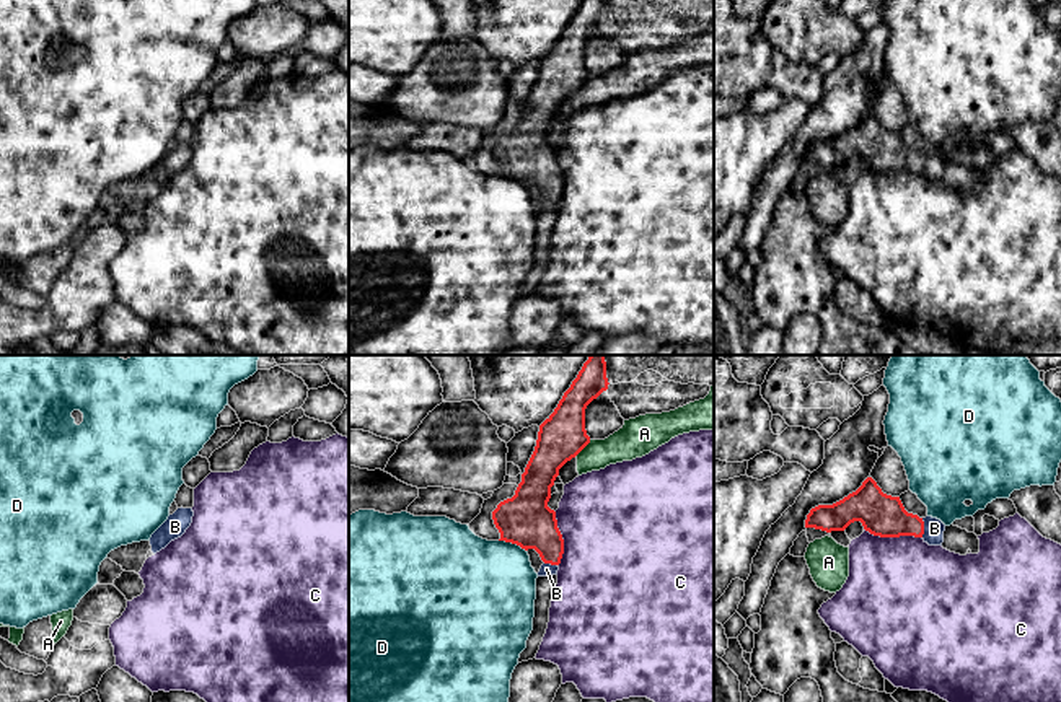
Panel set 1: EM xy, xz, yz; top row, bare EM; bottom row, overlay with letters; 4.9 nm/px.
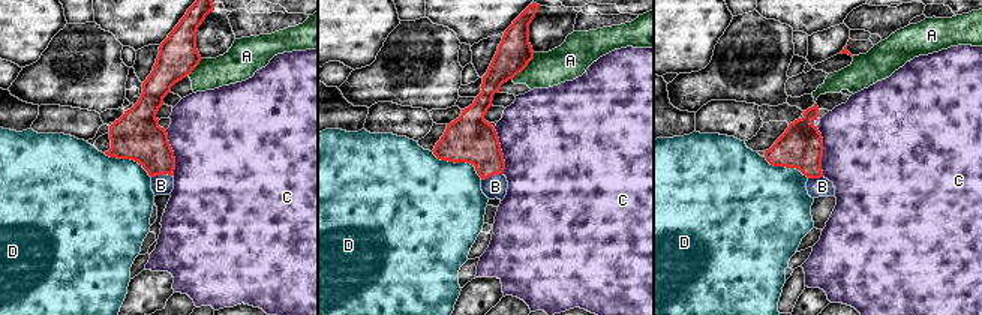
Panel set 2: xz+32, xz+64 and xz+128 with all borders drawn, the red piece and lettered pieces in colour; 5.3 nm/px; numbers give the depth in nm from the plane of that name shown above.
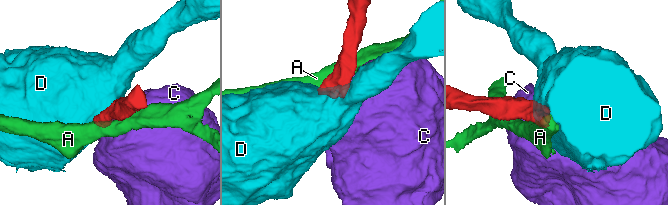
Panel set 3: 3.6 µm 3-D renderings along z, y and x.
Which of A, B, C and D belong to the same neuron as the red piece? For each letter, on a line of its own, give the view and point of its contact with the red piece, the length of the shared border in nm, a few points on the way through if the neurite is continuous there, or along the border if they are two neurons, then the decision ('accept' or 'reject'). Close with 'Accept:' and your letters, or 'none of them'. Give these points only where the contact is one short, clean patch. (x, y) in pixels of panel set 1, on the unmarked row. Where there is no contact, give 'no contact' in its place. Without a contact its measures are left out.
A: meets red in xz at (582, 83); contact 120 nm long; reject
B: meets red in yz at (923, 163); contact 100 nm long; runs through yz (882, 150), (893, 157), (923, 163), (934, 163); accept
C: meets red in yz at (893, 171); contact 300 nm long; border along yz (864, 163), (880, 171), (921, 173); reject
D: meets red in xz at (512, 178); contact 150 nm long; border along xz (499, 175), (515, 178), (525, 186); reject
Accept: B

